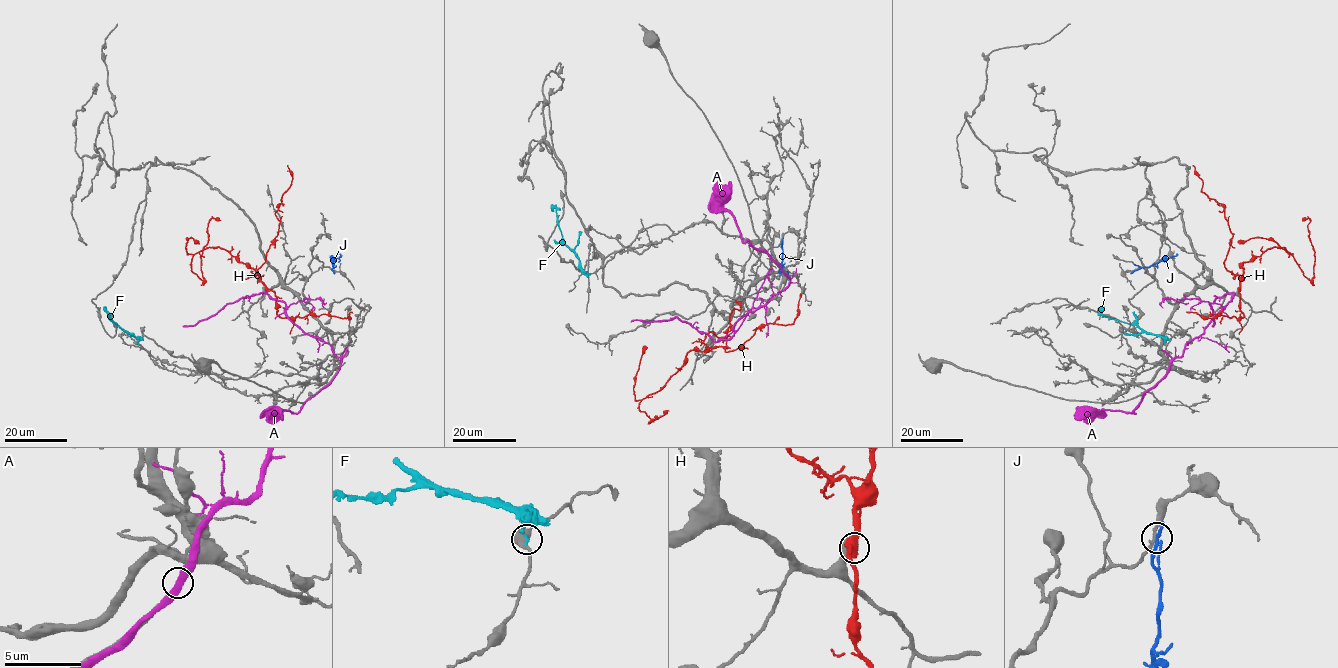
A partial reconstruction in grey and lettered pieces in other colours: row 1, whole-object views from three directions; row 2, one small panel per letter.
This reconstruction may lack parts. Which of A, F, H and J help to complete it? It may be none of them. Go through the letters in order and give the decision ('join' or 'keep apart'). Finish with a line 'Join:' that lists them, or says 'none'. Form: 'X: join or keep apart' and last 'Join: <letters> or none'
A: keep apart
F: keep apart
H: join
J: keep apart
Join: H

